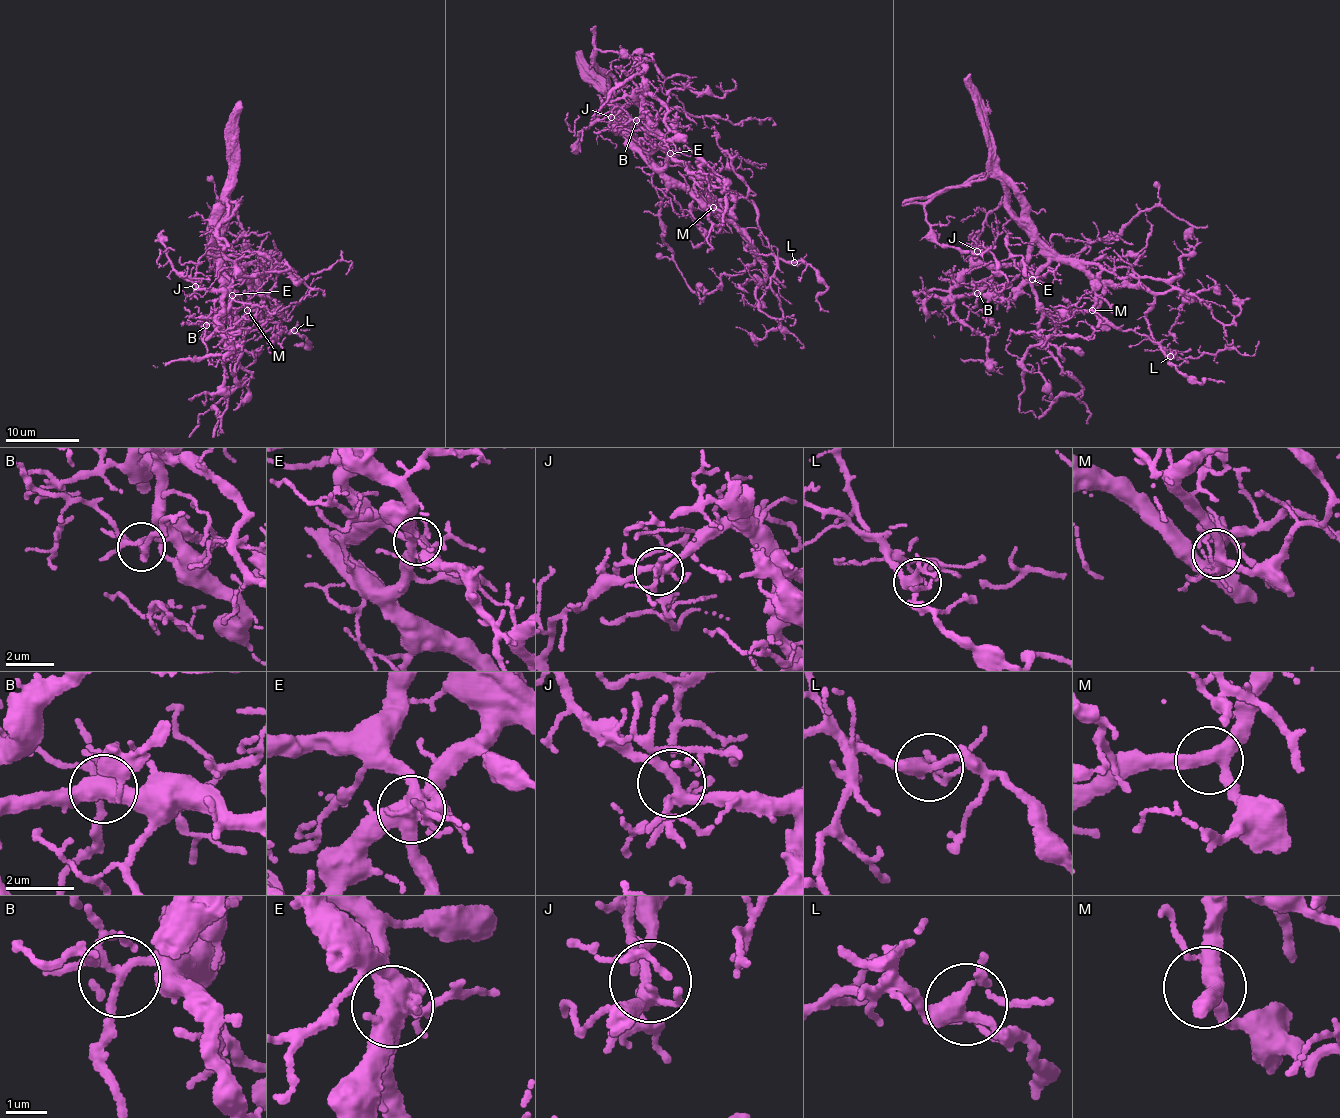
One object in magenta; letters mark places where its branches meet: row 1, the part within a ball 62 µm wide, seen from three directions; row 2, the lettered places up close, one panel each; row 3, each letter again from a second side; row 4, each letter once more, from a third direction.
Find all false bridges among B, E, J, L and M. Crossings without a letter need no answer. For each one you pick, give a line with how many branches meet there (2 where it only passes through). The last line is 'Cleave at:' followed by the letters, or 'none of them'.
E: 8
Cleave at: E

